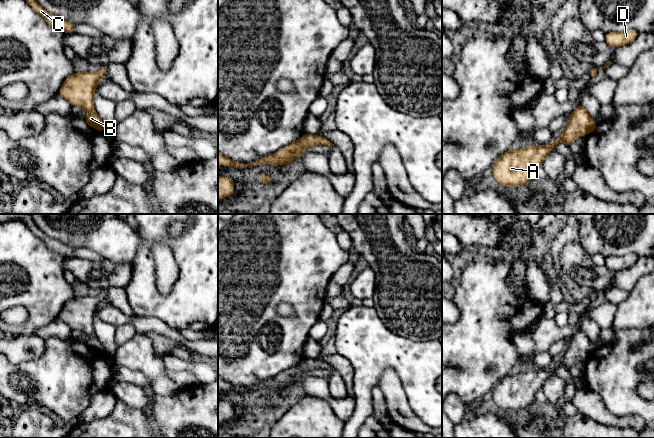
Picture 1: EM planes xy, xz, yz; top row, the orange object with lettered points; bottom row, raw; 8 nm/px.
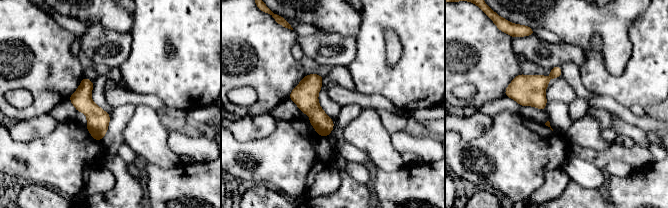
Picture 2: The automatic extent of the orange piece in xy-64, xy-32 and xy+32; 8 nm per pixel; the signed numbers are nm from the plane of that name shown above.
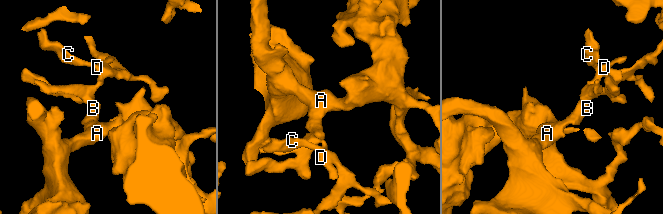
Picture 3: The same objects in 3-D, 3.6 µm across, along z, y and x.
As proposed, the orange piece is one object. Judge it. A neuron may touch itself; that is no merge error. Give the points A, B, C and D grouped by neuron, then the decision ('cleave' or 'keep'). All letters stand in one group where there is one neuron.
groups A B C D; keep

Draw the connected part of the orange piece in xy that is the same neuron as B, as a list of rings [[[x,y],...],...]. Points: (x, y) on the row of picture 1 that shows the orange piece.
[[[105,65],[101,66],[98,72],[76,72],[63,82],[59,90],[59,95],[72,106],[81,107],[88,112],[84,121],[99,132],[105,131],[105,127],[94,109],[94,91],[100,80],[105,77],[107,68]]]

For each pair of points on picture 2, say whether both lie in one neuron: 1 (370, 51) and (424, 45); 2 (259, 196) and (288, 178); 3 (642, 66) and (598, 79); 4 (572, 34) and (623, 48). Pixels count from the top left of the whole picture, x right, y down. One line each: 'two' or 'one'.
1: one
2: two
3: one
4: one

